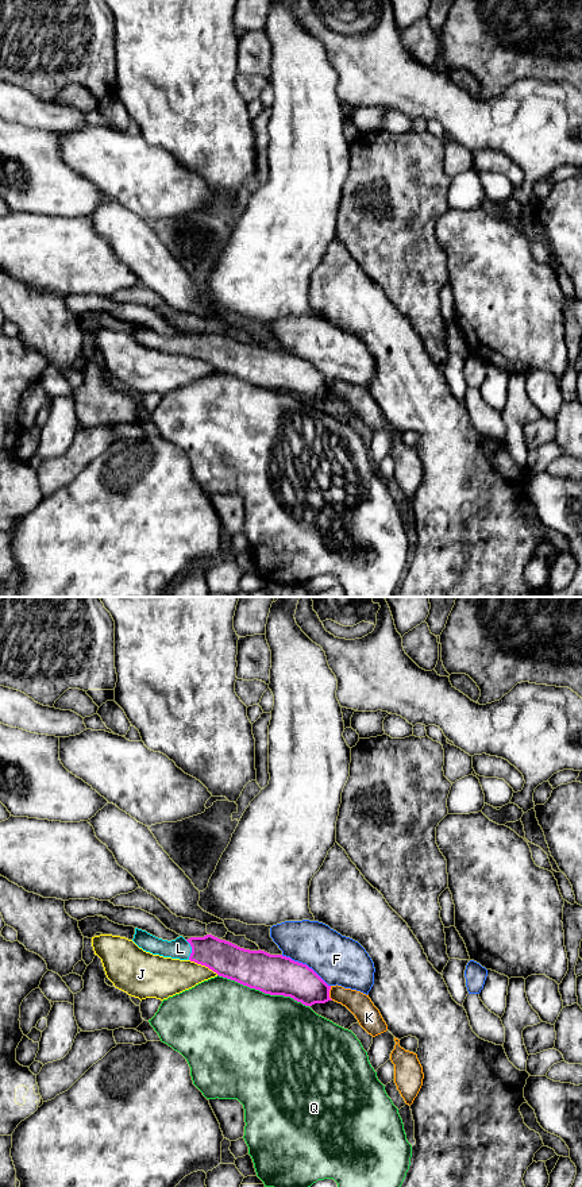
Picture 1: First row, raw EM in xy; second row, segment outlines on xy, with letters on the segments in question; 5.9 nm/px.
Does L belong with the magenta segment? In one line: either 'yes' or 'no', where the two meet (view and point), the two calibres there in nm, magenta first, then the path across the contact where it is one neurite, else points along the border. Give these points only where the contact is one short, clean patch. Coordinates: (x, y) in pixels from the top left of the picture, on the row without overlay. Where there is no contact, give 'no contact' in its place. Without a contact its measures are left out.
yes; contact xy (192, 345); calibres 200 and 120 nm; way xy (228, 355), (209, 346), (192, 345), (180, 343)

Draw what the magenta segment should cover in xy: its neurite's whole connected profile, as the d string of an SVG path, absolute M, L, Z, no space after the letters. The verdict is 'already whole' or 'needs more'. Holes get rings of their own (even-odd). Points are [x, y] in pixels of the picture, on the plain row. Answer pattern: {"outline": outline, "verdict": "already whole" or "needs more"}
{"outline": "M138 323L132 336L153 350L194 357L219 371L265 389L290 392L305 401L332 396L331 381L312 363L282 350L244 344L212 329L167 336Z", "verdict": "needs more"}

